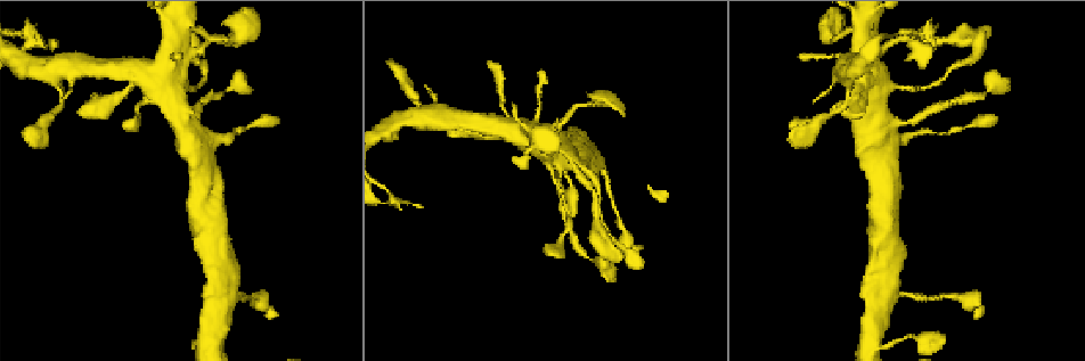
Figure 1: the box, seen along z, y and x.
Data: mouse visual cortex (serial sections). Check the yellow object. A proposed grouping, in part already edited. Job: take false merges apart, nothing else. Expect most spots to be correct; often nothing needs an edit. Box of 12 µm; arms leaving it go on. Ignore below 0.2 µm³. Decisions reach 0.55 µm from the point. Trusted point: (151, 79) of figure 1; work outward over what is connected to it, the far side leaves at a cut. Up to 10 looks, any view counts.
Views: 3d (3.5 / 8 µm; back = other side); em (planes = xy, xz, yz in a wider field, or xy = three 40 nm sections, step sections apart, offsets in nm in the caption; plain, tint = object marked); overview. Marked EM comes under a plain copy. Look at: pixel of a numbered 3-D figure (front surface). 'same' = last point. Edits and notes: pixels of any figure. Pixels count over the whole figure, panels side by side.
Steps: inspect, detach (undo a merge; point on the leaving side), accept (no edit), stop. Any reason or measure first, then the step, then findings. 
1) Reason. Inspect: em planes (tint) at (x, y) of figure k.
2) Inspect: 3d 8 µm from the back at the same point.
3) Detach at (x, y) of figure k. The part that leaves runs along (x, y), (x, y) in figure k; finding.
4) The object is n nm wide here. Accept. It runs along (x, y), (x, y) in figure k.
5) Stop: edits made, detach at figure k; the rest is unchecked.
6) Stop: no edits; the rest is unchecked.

Calibre changes. Inspect: 3d 3.5 µm at (564, 212) of figure 1.

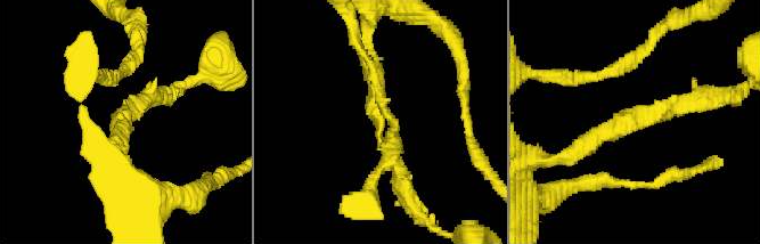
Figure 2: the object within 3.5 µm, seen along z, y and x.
Need the tissue. Inspect: em xy step 5 (tint) at (125, 120) of figure 2.

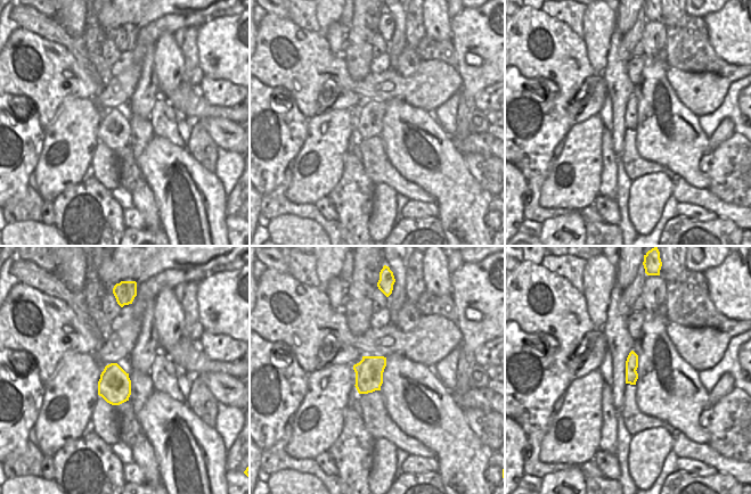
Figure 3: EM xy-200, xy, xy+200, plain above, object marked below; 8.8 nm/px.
Accept. One cell here.

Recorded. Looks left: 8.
Sharp bend. Inspect: 3d 3.5 µm at (531, 130) of figure 1.

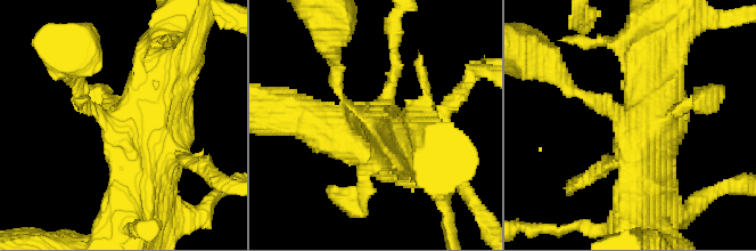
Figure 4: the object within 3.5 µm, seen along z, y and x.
The arms are 150, 600 nm wide. Inspect: em planes (tint) at (377, 123) of figure 4.

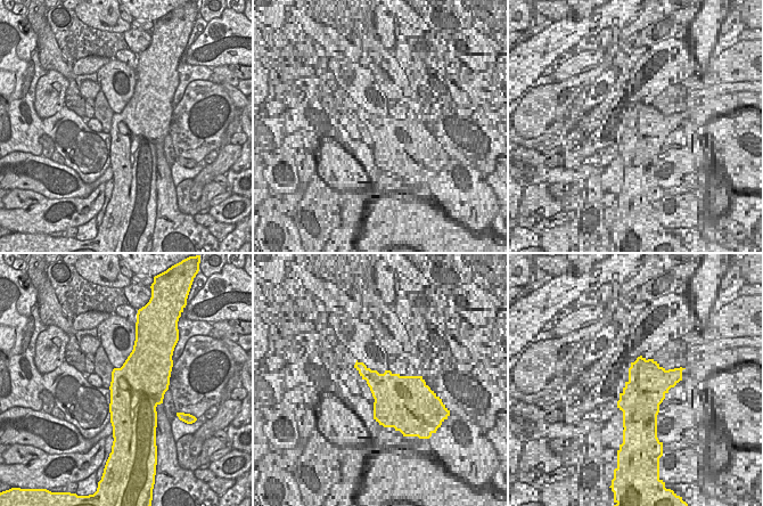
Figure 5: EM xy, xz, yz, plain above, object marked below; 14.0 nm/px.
Accept. It runs along (637, 197), (637, 148), (586, 96) in figure 4; continuous, no second cell.

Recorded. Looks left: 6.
Sudden change in width. Inspect: em xy step 3 (tint) at (830, 38) of figure 1.

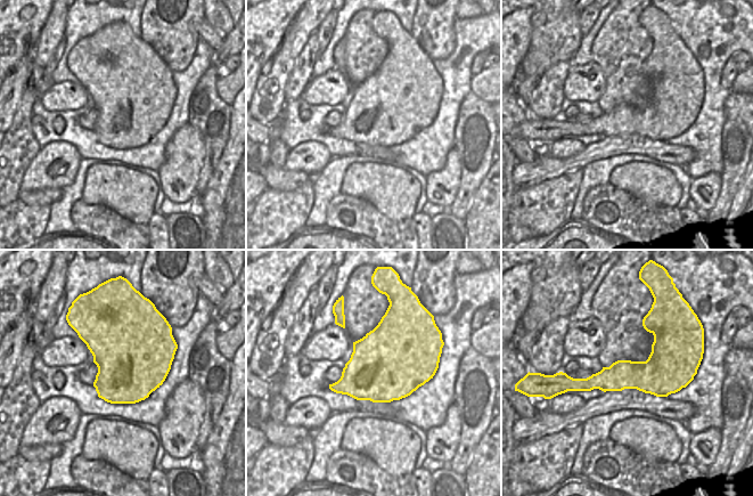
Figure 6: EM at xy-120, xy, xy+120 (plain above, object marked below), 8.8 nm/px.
Inspect: 3d 3.5 µm at the same point.

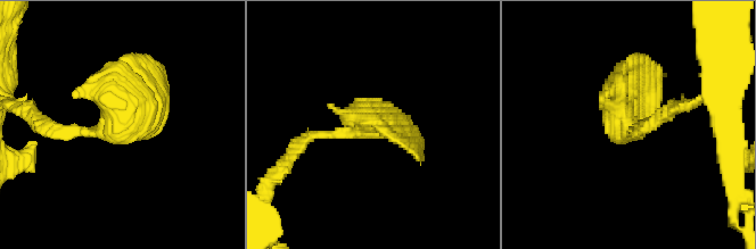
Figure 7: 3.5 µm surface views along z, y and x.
Accept. It runs along (39, 124), (113, 129), (155, 83) in figure 7; all the same cell.

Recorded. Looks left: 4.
Calibre changes. Inspect: 3d 3.5 µm from the back at (547, 159) of figure 1.

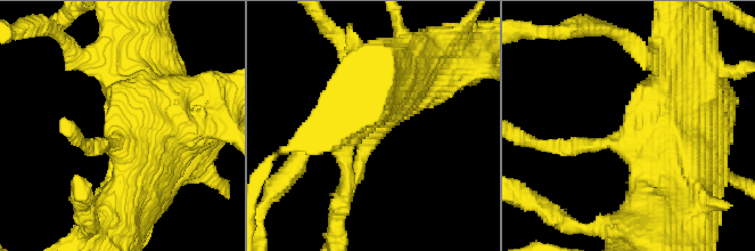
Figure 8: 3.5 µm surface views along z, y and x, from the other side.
Inspect: em xy step 5 (tint) at (375, 133) of figure 8.

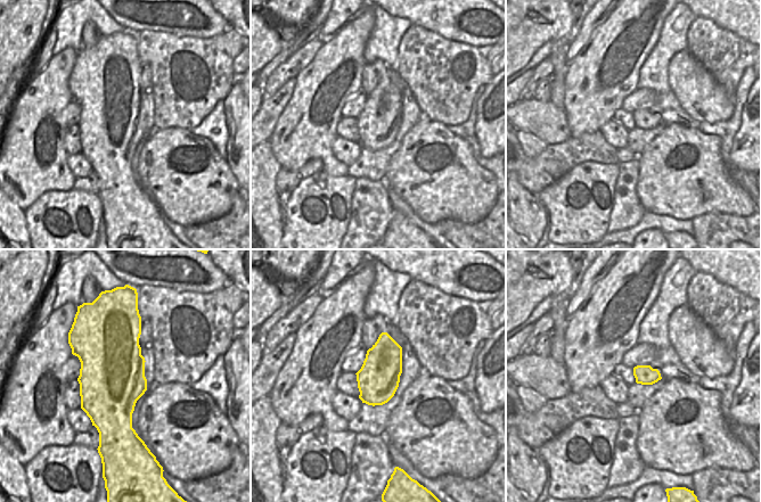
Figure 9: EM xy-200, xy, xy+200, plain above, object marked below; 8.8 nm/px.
Accept. It runs along (410, 77), (379, 112), (344, 196) in figure 8; one cell here.

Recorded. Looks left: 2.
Stop: no edits; the rest is unchecked.

